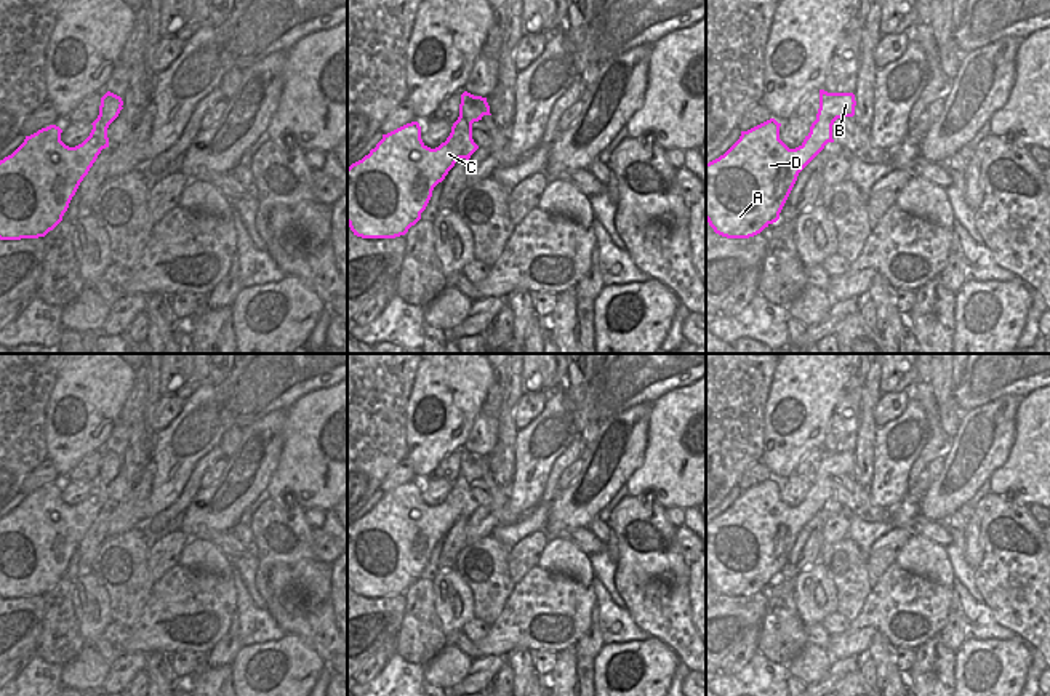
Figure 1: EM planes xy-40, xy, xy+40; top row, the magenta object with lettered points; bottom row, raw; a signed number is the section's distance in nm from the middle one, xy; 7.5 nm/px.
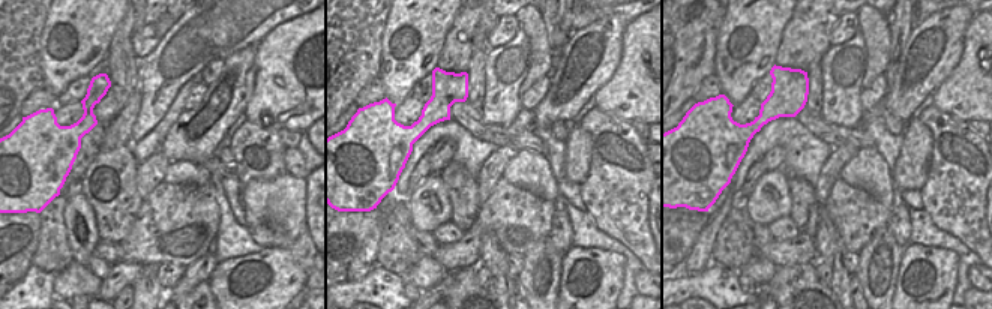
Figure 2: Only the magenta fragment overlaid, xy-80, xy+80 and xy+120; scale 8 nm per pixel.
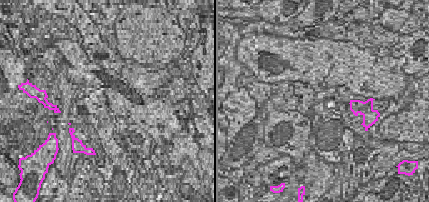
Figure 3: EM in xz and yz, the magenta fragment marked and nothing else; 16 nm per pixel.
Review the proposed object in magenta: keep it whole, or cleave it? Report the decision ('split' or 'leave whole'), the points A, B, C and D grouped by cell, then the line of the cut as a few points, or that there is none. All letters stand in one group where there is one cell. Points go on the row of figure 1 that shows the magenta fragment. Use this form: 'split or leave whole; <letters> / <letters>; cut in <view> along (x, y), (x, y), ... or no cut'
split; A C D / B; cut in xy along (471, 132), (463, 130), (456, 138), (450, 136)

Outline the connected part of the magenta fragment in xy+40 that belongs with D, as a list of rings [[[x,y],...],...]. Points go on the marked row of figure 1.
[[[770,118],[747,131],[741,131],[739,139],[723,155],[706,163],[706,221],[715,234],[727,238],[749,238],[776,222],[799,173],[828,142],[834,142],[832,134],[821,130],[818,134],[805,136],[799,147],[789,149],[779,139],[779,126],[781,123]]]

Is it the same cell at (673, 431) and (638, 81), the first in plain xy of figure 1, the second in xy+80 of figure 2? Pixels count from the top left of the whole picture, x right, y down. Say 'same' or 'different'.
same

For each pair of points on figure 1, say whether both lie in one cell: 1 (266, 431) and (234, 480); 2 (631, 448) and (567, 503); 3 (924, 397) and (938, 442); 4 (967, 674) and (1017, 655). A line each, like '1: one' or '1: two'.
1: one
2: one
3: one
4: one

